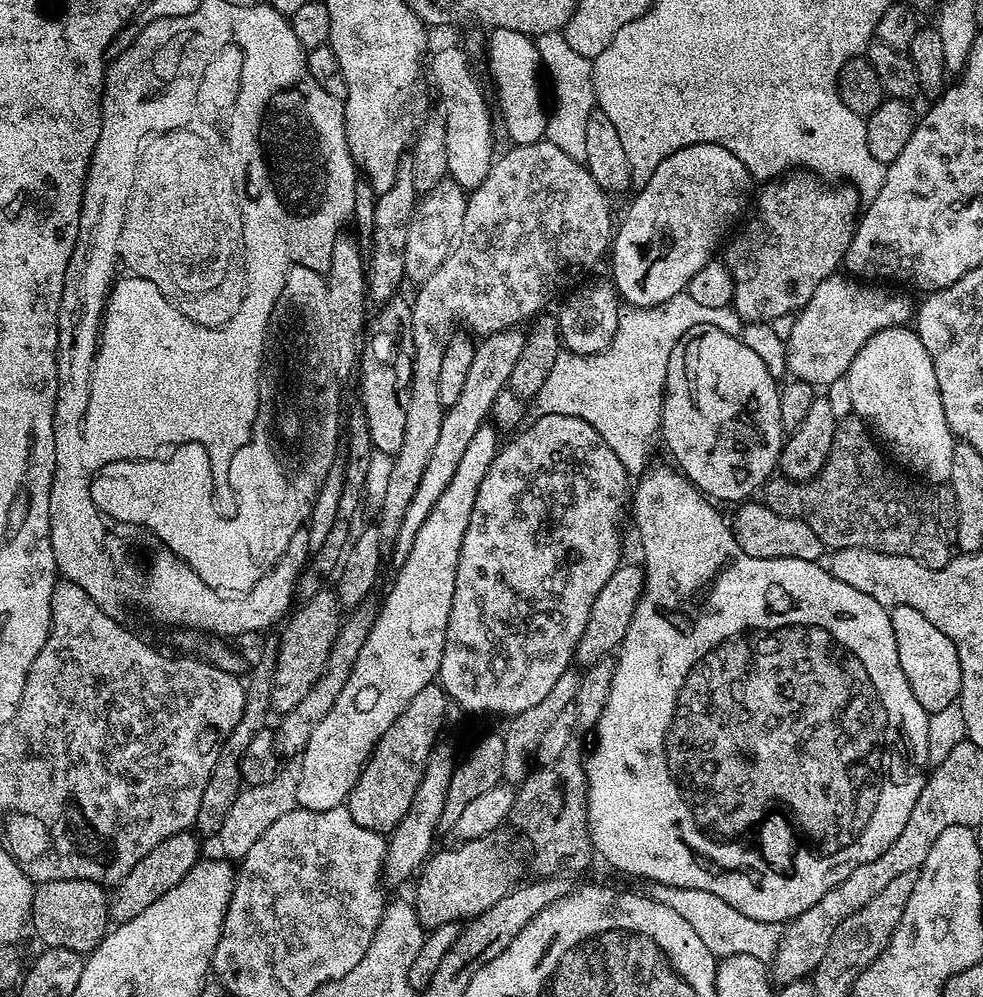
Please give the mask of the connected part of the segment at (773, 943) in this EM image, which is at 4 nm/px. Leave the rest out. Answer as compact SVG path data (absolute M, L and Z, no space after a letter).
M651 882L645 883L643 887L643 895L670 906L670 910L675 910L681 918L686 918L686 923L694 929L694 934L702 938L706 950L710 950L717 958L734 954L751 954L754 958L768 962L778 950L780 937L784 934L784 924L767 924L758 922L754 918L746 918L746 914L738 914L738 910L734 910L730 902L722 902L718 894L710 894L706 890L675 888L669 884Z

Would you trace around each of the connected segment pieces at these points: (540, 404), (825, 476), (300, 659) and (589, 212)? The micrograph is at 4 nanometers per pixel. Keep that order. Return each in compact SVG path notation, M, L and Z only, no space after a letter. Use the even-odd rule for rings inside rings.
M682 291L674 298L662 302L653 308L625 307L618 318L617 333L604 352L592 356L578 356L573 352L562 350L558 358L554 358L554 367L550 370L542 390L534 397L536 416L546 414L566 414L570 418L582 418L582 422L590 422L598 434L602 434L602 442L614 450L618 462L629 474L640 474L649 467L648 459L652 456L652 439L657 439L660 432L660 415L664 409L664 387L666 386L666 370L670 366L670 354L674 354L674 346L682 337L694 330L694 326L718 326L718 330L726 330L726 334L740 336L742 321L736 309L729 306L701 306Z
M850 415L836 422L826 466L822 466L819 474L810 481L812 493L780 474L764 485L763 503L783 516L800 516L800 504L809 504L812 529L825 549L869 548L882 554L914 558L928 568L946 567L950 551L940 533L943 532L942 525L936 521L936 509L929 493L927 496L911 475L905 474L895 463L888 464L887 459L889 457L874 439L868 425L859 416Z
M331 587L321 588L318 594L314 594L314 598L303 601L299 606L300 609L297 607L287 617L283 625L284 633L276 644L274 682L270 690L272 712L276 714L294 710L294 706L298 706L298 702L302 702L302 698L310 694L310 686L314 686L314 682L318 682L318 678L324 673L328 655L334 646L334 638L342 623L342 609Z
M546 138L533 144L517 144L509 149L505 156L497 155L493 159L492 168L484 181L467 193L462 230L446 262L442 262L442 266L438 266L430 278L423 280L415 289L416 297L410 300L414 358L412 383L408 386L404 400L406 434L402 434L402 450L392 457L386 494L382 494L378 502L380 521L374 524L384 542L395 540L398 526L402 526L402 518L406 515L406 506L414 502L418 481L426 471L430 454L442 430L446 409L442 406L442 398L438 398L438 374L442 367L442 354L454 335L452 327L456 323L465 324L469 333L477 332L477 337L483 338L492 332L523 325L523 320L531 321L547 309L544 307L555 294L556 288L567 289L573 282L580 280L579 276L587 268L594 267L603 256L605 259L612 243L614 216L612 220L612 208L608 205L609 193L600 189L581 161L570 158L570 154L558 150L558 146Z

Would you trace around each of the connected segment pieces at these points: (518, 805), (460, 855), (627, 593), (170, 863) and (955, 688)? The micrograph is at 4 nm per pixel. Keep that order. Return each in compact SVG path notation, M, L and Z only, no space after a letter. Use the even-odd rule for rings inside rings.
M583 735L566 742L558 762L529 771L518 786L510 824L524 832L532 847L532 868L537 877L568 876L580 872L594 860L592 839L588 833L588 769Z
M483 836L473 840L462 840L451 845L453 848L444 848L428 857L423 868L418 873L416 885L416 899L414 907L420 925L426 930L431 930L443 924L455 924L457 922L467 922L474 916L481 916L498 898L502 898L506 893L512 891L514 881L512 881L512 868L508 865L508 852L496 841L496 838Z
M621 563L619 568L610 574L606 586L598 590L598 598L594 598L594 606L590 610L590 618L586 622L586 630L582 630L582 638L576 647L575 663L581 669L594 666L594 662L607 660L619 649L626 638L626 630L630 630L630 618L634 618L634 610L644 592L644 569L639 563Z
M191 831L179 832L166 838L166 842L158 842L158 846L154 846L154 850L150 850L150 854L146 854L146 858L142 858L142 862L138 862L138 866L134 866L134 870L130 870L130 874L126 874L126 878L111 889L108 898L109 921L124 924L130 918L138 918L146 906L158 902L166 890L178 886L178 882L182 882L182 878L186 878L188 871L201 859L199 842Z
M898 606L891 609L890 615L894 642L898 646L898 662L902 662L902 674L906 674L906 682L910 682L914 698L918 698L918 706L931 714L957 703L962 686L962 666L954 642L950 642L950 638L946 638L946 634L942 634L942 630L933 626L919 610L914 610L914 606Z

